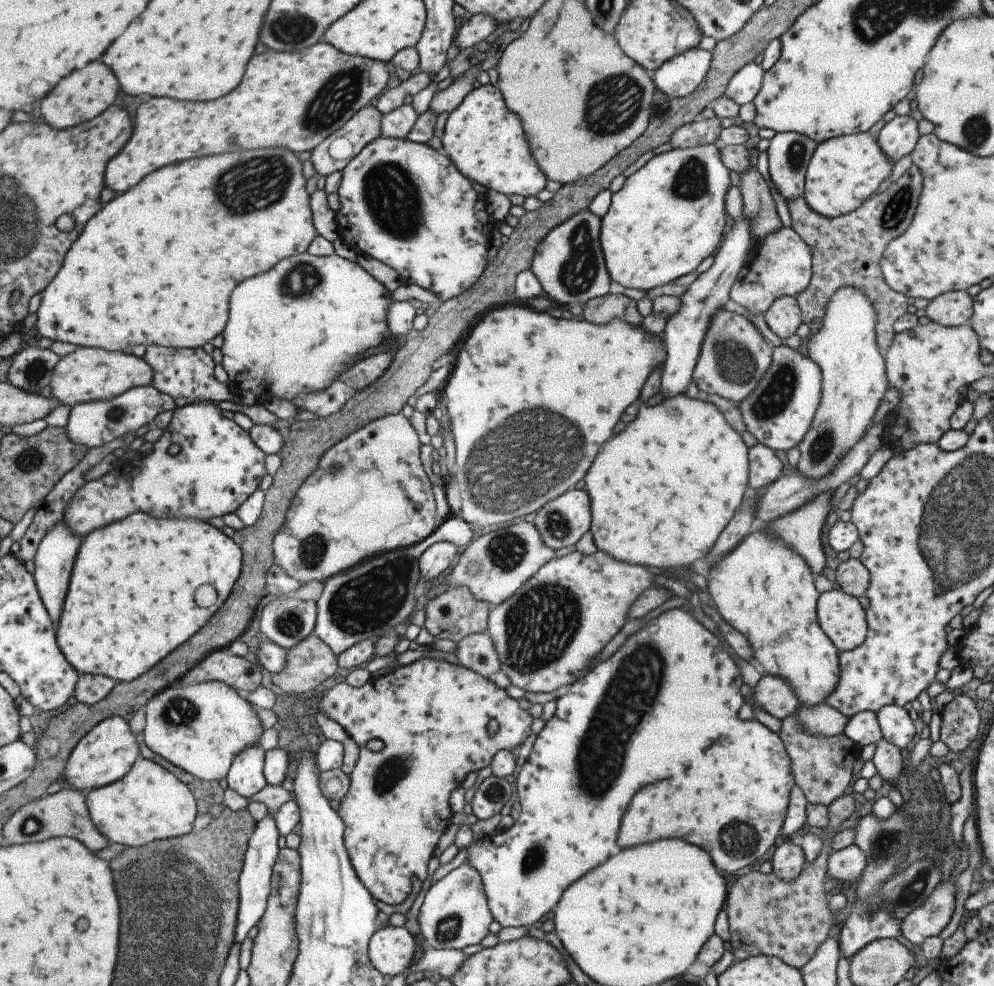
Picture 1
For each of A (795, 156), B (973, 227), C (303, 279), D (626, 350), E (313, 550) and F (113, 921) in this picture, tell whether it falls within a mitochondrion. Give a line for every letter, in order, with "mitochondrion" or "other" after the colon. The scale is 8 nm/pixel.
A: mitochondrion
B: other
C: mitochondrion
D: other
E: mitochondrion
F: mitochondrion

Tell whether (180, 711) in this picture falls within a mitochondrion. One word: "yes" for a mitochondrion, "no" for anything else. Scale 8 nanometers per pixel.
yes

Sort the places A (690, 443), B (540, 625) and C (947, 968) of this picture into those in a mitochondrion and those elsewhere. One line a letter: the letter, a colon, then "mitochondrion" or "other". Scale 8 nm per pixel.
A: other
B: mitochondrion
C: other

